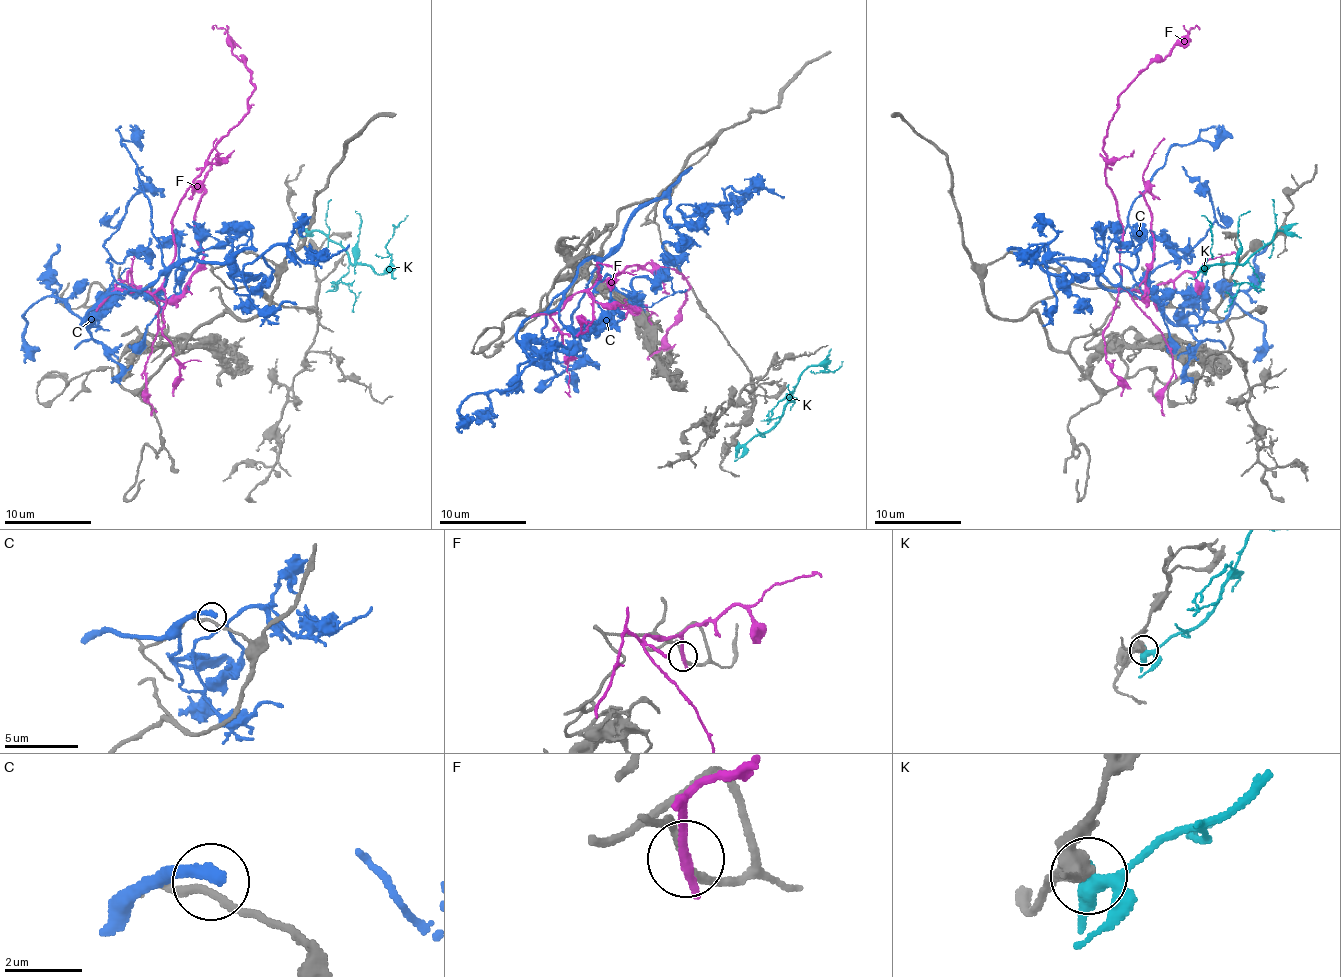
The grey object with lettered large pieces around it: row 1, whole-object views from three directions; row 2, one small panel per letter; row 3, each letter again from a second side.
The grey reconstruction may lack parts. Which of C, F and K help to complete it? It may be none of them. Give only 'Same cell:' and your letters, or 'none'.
Same cell: none

